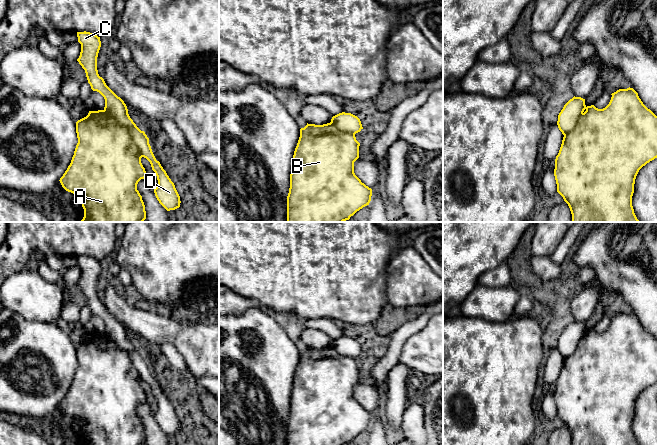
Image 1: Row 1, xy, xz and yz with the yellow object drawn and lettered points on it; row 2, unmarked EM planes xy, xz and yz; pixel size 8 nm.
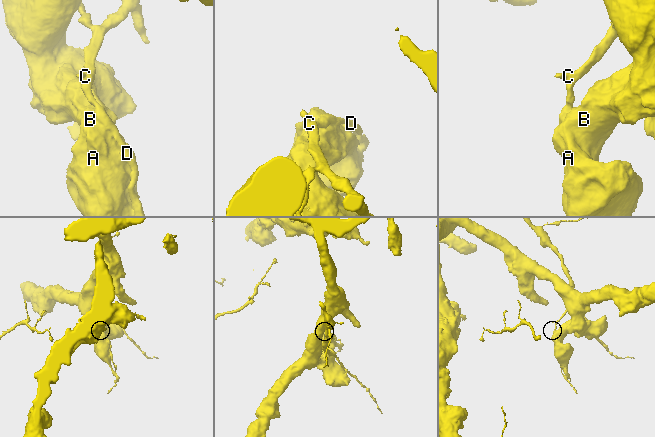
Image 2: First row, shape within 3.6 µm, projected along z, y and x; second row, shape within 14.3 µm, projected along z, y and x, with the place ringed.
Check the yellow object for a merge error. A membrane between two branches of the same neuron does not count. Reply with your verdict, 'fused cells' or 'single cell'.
fused cells

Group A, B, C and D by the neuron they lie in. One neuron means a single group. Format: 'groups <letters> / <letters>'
groups A B / C D

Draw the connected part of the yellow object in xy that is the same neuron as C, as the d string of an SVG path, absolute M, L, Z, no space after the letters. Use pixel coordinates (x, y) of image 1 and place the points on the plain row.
M77 256L78 266L81 268L80 280L77 283L85 294L88 307L93 315L99 316L105 323L104 334L112 340L118 348L125 350L130 357L135 369L142 381L146 382L155 396L158 404L154 413L155 420L159 427L167 434L175 434L180 431L180 420L166 395L156 384L149 362L144 355L141 355L128 338L124 325L118 321L99 300L97 294L97 281L101 271L100 261L90 256Z

